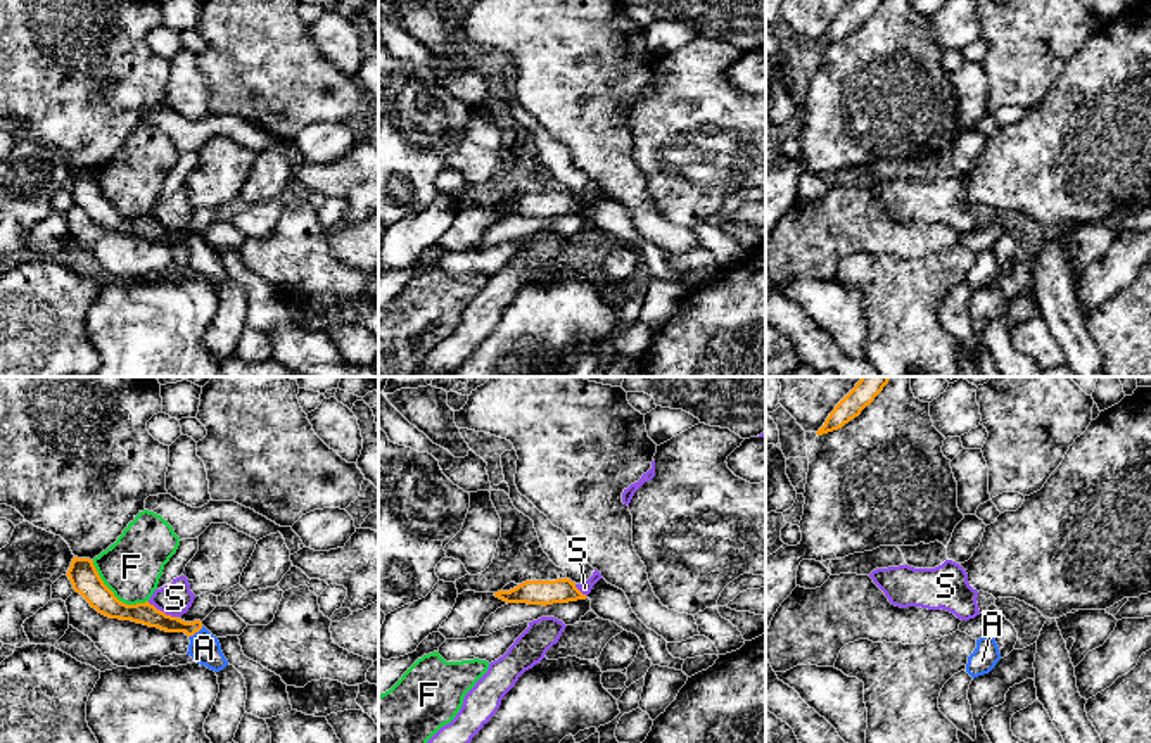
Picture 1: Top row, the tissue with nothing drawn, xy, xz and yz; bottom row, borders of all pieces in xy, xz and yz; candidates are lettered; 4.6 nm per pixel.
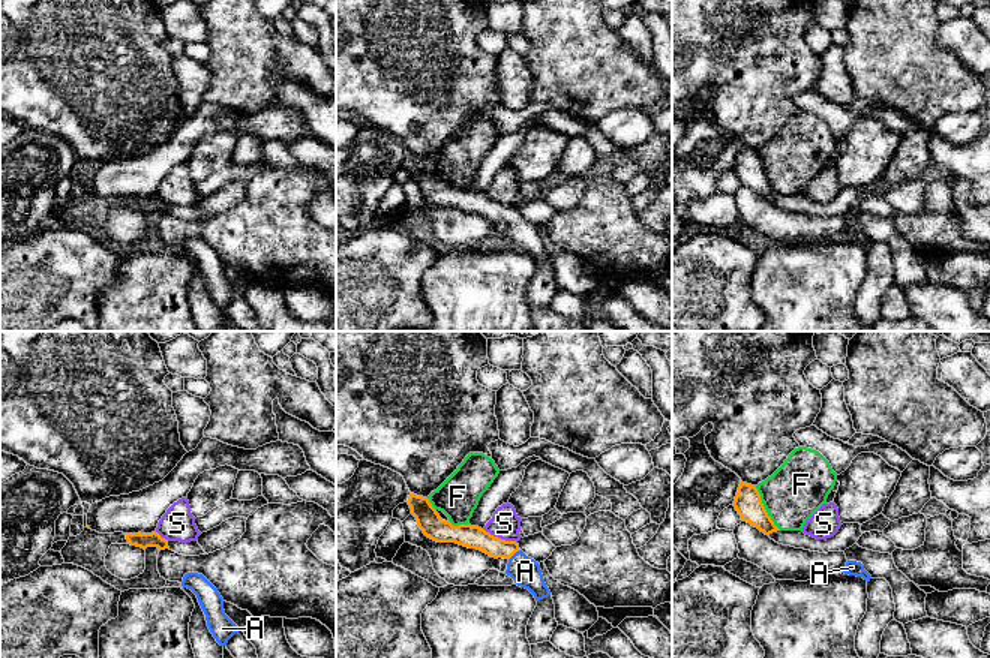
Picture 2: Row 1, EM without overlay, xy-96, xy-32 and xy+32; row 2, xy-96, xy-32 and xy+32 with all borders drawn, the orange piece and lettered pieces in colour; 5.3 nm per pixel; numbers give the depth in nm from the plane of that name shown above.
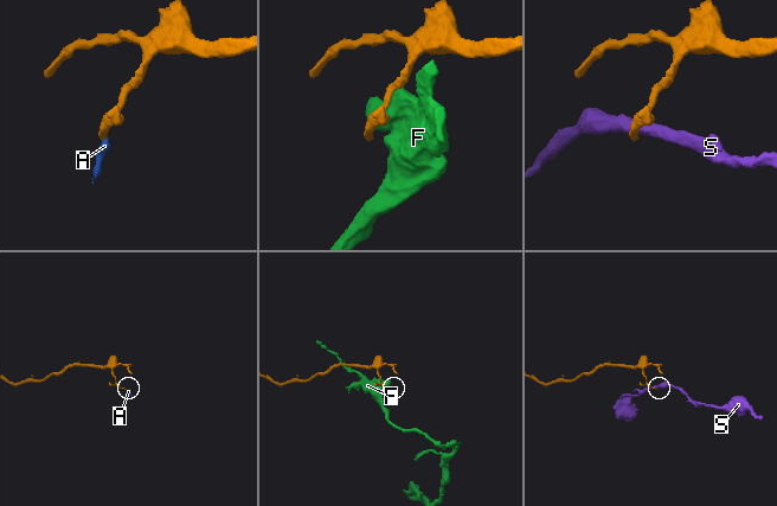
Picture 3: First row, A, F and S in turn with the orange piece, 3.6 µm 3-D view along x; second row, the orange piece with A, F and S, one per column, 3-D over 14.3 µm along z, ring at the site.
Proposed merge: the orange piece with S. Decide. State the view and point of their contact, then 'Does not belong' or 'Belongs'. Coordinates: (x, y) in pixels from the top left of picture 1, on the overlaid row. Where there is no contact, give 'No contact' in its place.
Touches orange at xy (163, 612). Does not belong

